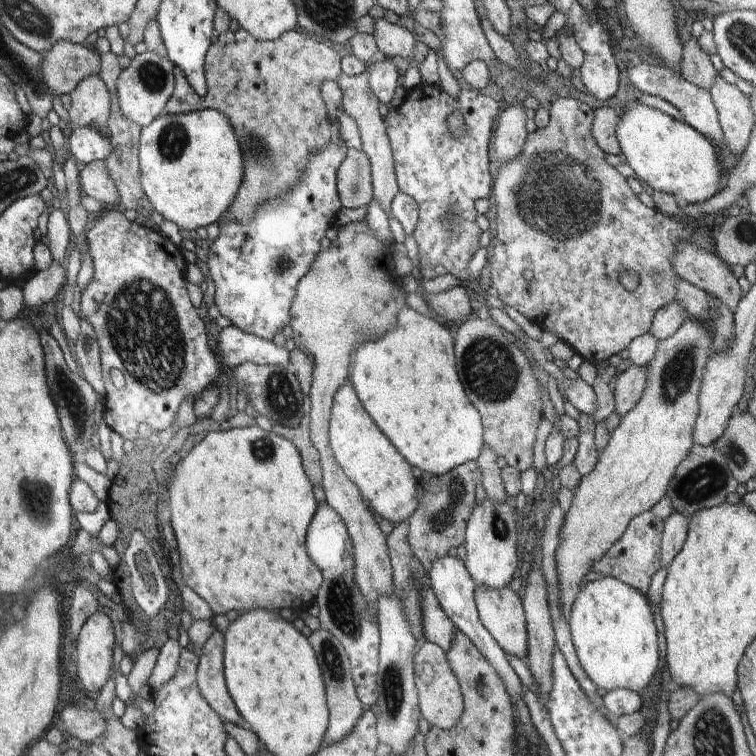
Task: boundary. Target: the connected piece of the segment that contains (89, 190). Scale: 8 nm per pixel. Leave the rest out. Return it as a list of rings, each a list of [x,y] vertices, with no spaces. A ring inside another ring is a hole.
[[[105,160],[92,161],[79,174],[84,195],[103,202],[107,207],[119,207],[121,196],[106,168]]]

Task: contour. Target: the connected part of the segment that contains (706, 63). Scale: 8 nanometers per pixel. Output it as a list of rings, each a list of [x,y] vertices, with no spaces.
[[[694,37],[683,46],[679,72],[686,80],[707,91],[714,86],[719,75],[710,61],[710,55],[700,48]]]

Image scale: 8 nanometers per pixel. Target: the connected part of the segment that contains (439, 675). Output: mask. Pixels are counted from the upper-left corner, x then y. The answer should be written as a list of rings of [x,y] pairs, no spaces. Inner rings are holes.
[[[424,640],[418,645],[413,657],[414,678],[419,696],[420,712],[432,727],[438,727],[447,731],[458,722],[458,719],[464,712],[461,686],[450,668],[447,653],[437,644]]]

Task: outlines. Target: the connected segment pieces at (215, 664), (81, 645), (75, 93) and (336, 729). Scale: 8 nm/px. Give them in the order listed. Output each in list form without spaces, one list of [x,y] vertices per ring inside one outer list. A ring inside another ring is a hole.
[[[215,630],[201,648],[202,656],[197,666],[197,685],[206,702],[209,702],[222,720],[250,731],[250,725],[238,712],[226,686],[223,673],[224,645],[223,632]]]
[[[102,610],[90,615],[75,645],[79,686],[96,693],[108,682],[113,670],[115,637],[110,618]]]
[[[99,76],[84,78],[78,86],[70,93],[70,123],[77,127],[93,127],[99,130],[106,130],[106,121],[110,118],[110,93],[106,84]]]
[[[327,630],[312,631],[308,638],[314,652],[318,654],[318,664],[322,669],[322,678],[326,687],[327,707],[329,708],[329,725],[326,729],[324,744],[330,744],[342,740],[357,723],[365,708],[357,697],[355,684],[352,680],[349,656],[346,654],[342,643]]]

